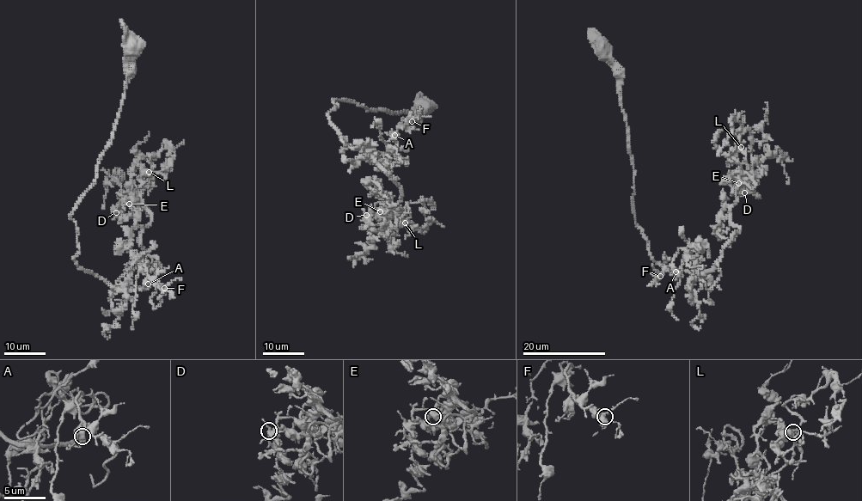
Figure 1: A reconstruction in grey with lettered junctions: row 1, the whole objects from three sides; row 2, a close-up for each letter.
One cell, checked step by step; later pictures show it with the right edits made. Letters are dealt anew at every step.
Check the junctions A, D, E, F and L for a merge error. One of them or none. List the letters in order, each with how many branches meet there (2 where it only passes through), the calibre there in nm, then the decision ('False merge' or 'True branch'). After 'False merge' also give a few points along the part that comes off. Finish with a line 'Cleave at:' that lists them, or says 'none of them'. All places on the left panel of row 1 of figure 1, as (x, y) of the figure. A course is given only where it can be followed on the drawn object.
A: Branches: 4. Thickness 480 nm. True branch
D: Branches: 4. Thickness 420 nm. True branch
E: Branches: 4. Thickness 440 nm. True branch
F: Branches: 4. Thickness 420 nm. True branch
L: Branches: 4. Thickness 420 nm. True branch
Cleave at: none of them

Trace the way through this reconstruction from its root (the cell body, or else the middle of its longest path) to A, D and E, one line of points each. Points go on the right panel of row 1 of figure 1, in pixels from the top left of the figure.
A: (602, 51), (617, 79), (635, 223), (650, 254), (693, 278), (690, 253), (703, 252), (680, 248), (675, 271)
D: (602, 51), (617, 79), (635, 223), (651, 256), (705, 274), (740, 230), (730, 208), (736, 184), (744, 192)
E: (602, 51), (626, 124), (635, 223), (657, 263), (693, 277), (709, 271), (740, 230), (730, 221), (738, 183)

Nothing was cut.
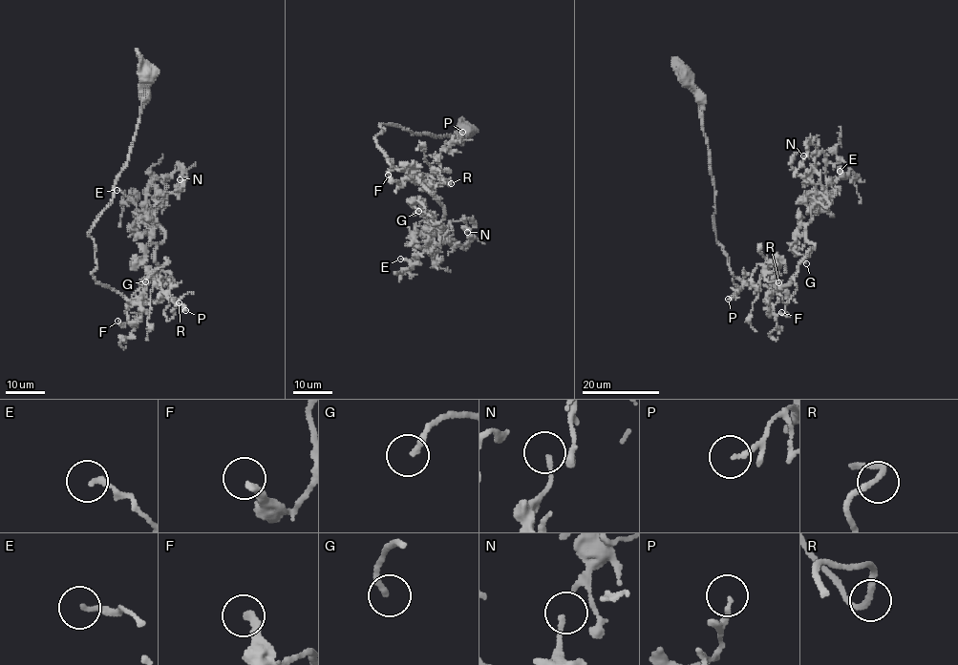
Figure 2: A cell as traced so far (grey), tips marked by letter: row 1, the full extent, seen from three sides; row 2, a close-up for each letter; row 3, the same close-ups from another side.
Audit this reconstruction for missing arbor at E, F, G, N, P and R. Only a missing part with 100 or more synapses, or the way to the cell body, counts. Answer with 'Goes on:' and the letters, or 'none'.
Goes on: G

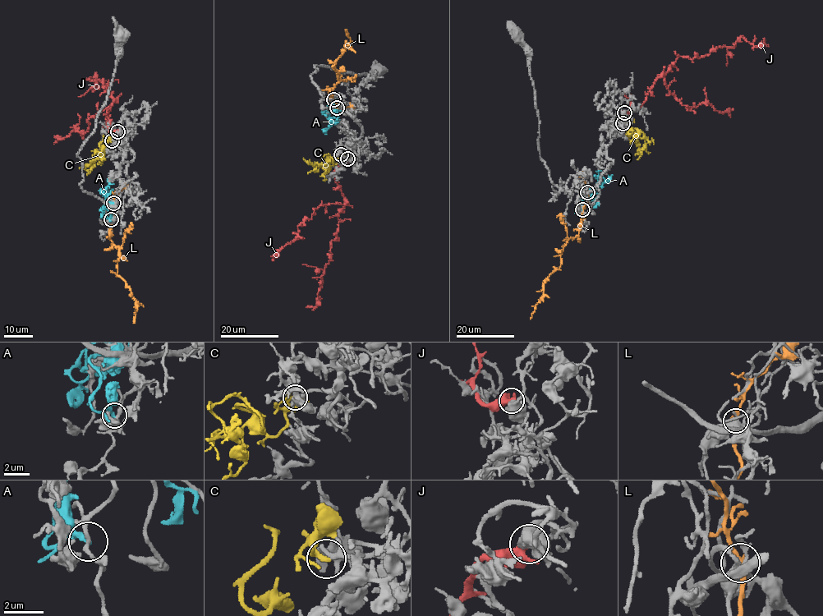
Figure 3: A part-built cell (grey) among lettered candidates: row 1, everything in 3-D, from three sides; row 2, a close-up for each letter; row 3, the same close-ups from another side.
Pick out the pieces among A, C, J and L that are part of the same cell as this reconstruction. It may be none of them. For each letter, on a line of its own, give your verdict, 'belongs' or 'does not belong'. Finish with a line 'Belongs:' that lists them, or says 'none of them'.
A: does not belong
C: belongs
J: does not belong
L: does not belong
Belongs: C

